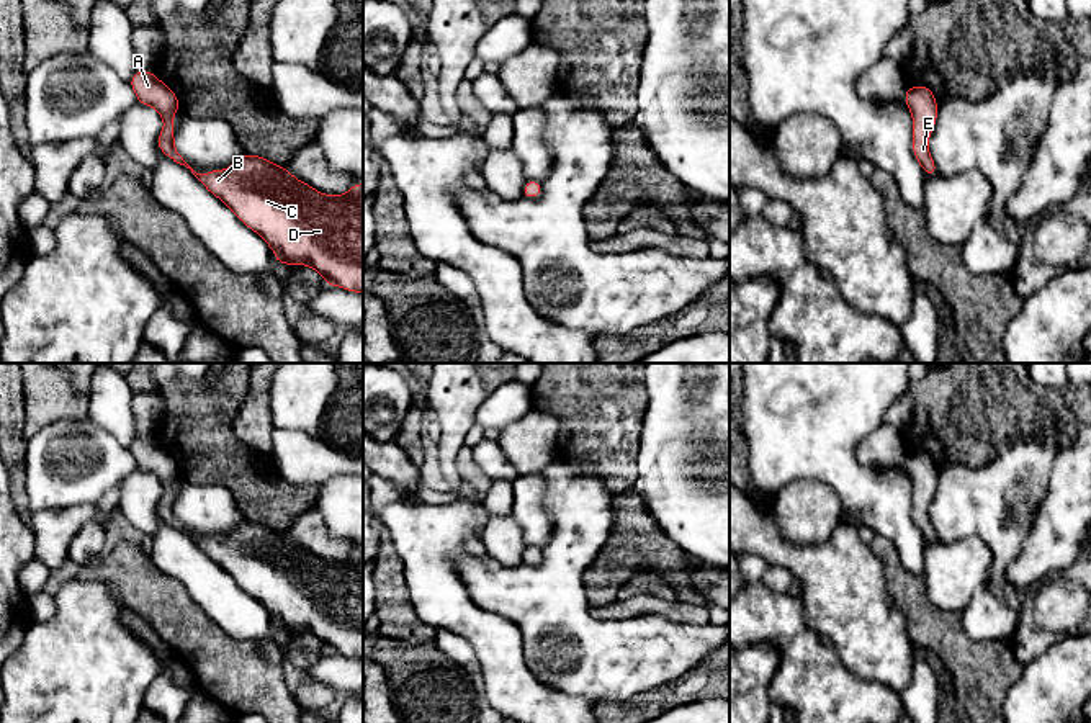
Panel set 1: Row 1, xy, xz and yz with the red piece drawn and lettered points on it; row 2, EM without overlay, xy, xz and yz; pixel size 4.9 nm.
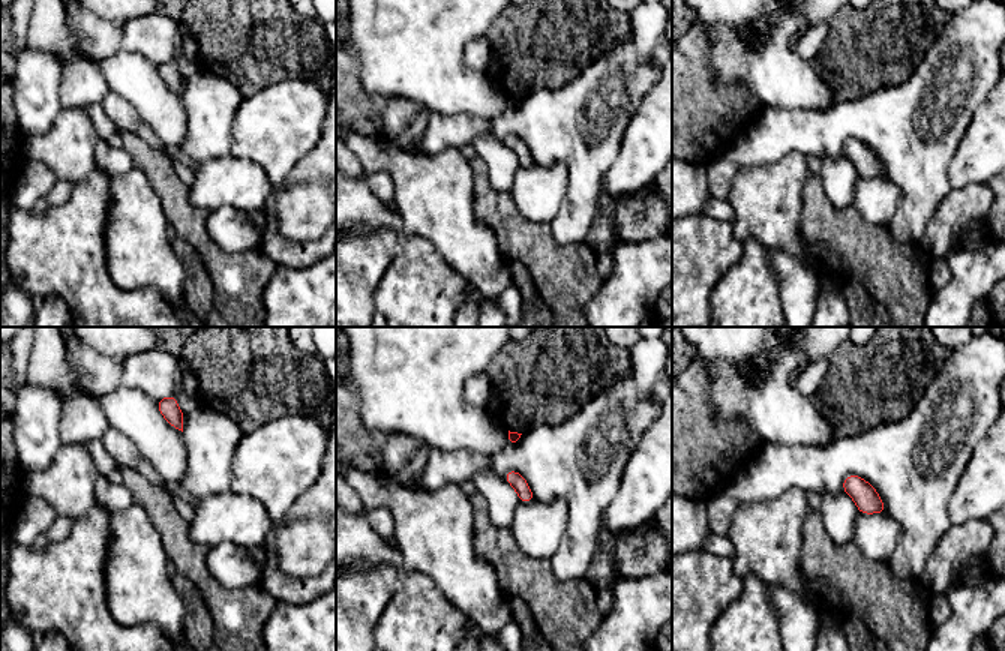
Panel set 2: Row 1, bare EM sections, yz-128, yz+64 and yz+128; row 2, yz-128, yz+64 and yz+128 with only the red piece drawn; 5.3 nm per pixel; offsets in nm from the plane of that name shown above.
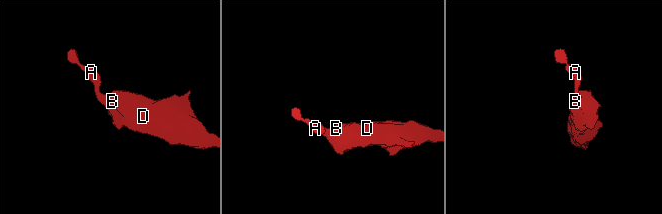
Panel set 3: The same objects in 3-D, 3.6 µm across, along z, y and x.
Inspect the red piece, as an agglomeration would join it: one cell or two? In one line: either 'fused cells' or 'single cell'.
single cell

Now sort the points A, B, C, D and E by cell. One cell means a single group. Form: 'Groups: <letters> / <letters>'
Groups: A B C D E

